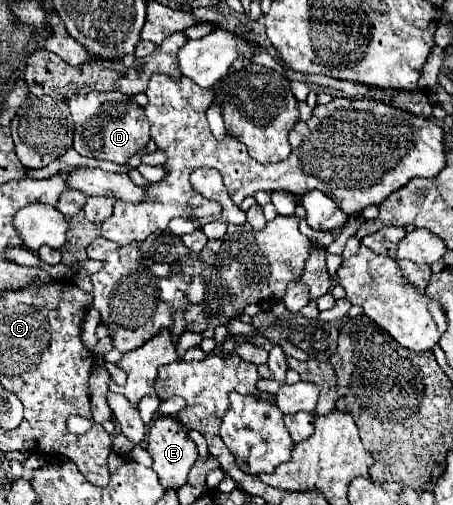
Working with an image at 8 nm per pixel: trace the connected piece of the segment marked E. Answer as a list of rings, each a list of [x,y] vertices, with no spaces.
[[[157,418],[149,428],[147,450],[153,456],[153,470],[163,488],[187,484],[191,466],[197,460],[197,444],[187,436],[187,428],[175,418]]]

